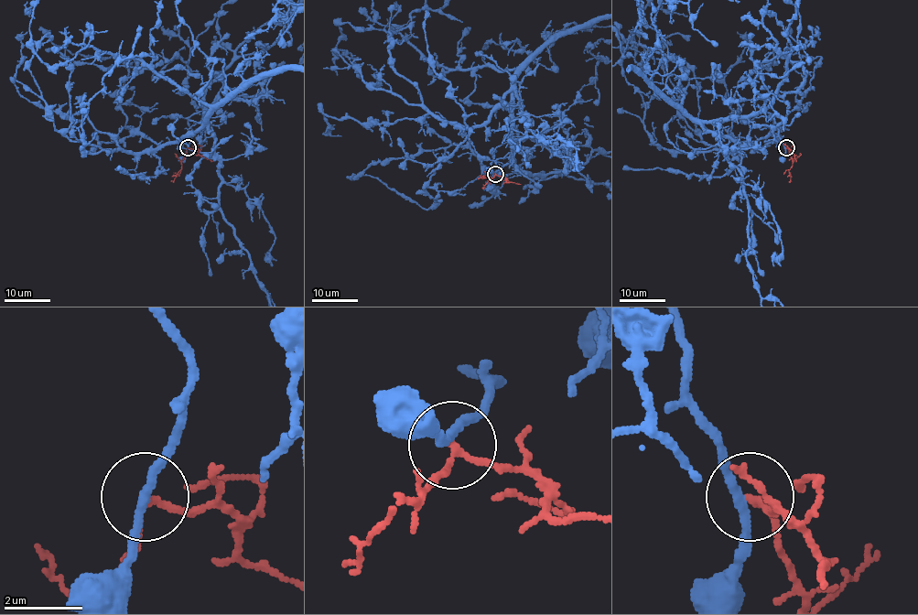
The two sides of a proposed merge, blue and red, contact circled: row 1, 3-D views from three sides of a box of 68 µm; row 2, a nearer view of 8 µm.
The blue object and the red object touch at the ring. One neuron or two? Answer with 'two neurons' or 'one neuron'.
two neurons

